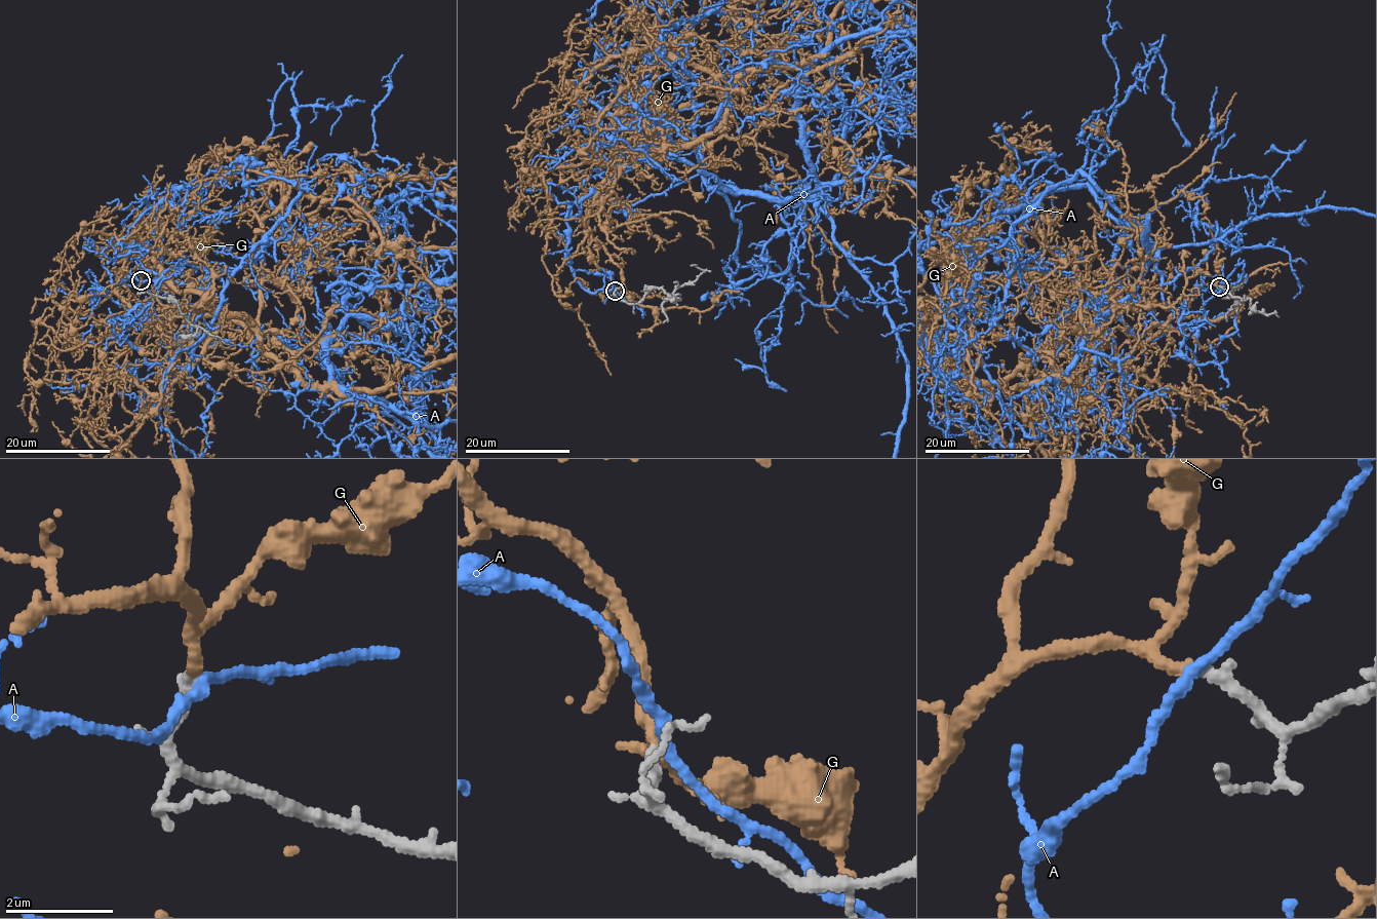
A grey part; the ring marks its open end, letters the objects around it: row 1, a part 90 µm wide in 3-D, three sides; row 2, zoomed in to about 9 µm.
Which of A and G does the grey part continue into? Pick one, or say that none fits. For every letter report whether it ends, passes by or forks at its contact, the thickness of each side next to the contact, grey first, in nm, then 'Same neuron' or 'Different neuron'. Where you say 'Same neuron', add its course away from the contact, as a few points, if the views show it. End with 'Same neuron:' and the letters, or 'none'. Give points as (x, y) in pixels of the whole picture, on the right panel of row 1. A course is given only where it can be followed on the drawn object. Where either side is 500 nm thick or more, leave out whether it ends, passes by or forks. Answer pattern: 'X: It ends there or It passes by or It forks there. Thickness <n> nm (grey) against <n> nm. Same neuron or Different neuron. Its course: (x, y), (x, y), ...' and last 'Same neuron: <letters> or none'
A: It passes by. Thickness 240 nm (grey) against 190 nm. Different neuron
G: It passes by. Thickness 240 nm (grey) against 180 nm. Same neuron
Same neuron: G

